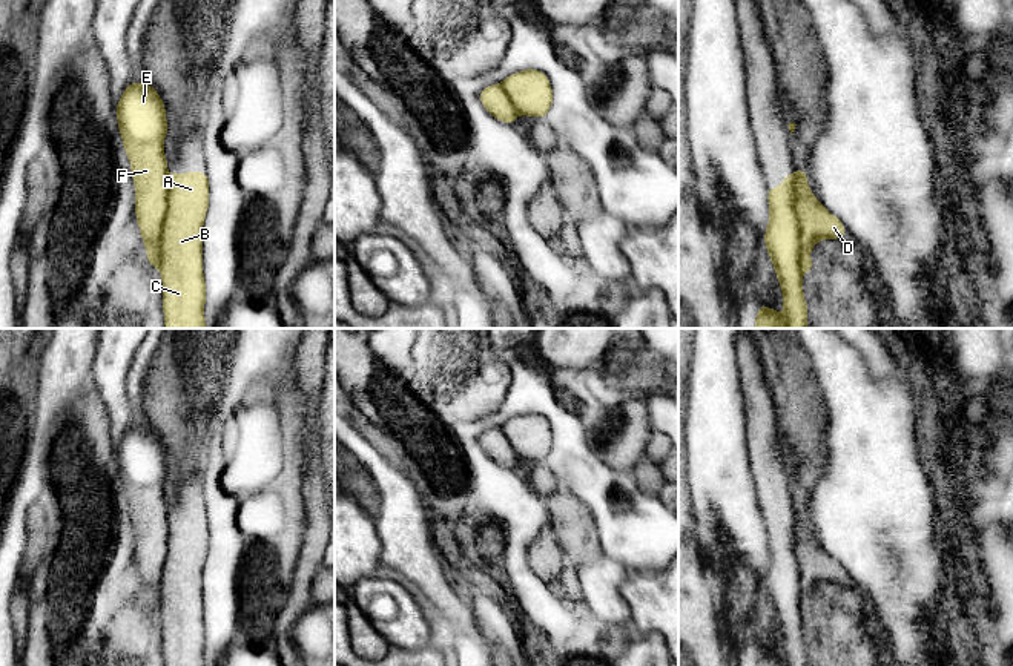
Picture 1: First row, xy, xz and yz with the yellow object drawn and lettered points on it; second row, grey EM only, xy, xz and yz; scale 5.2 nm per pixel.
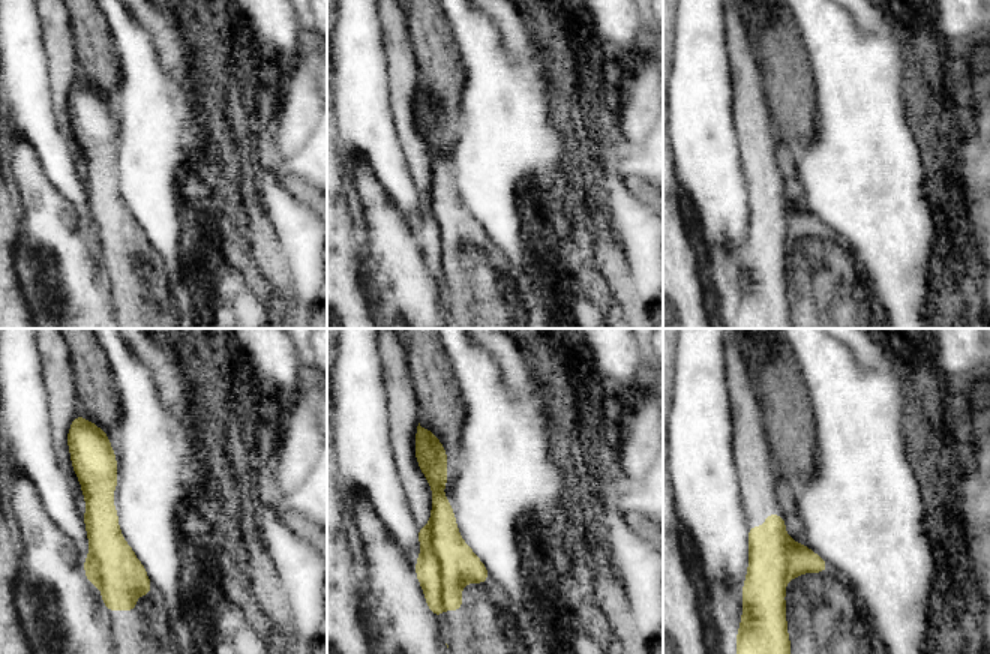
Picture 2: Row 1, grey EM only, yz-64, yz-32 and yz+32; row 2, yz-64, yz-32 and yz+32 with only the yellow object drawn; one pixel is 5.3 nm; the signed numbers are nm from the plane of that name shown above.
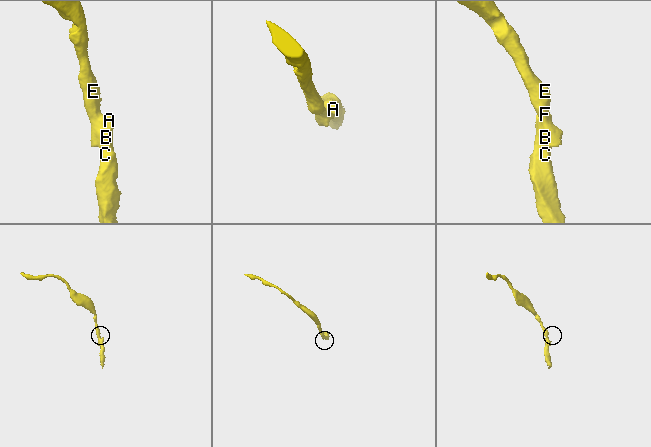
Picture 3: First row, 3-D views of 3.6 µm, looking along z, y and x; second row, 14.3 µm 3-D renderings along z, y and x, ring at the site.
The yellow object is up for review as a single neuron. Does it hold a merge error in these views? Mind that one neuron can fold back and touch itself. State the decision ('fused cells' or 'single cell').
fused cells

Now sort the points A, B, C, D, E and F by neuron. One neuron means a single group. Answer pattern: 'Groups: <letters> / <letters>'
Groups: A B C / D E F

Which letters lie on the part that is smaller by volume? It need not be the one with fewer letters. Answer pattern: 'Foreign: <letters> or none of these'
Foreign: A, B, C

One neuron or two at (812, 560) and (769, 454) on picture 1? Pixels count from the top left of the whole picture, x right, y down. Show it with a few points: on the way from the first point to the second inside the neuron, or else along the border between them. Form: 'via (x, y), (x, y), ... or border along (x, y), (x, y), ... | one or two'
border along (794, 510), (795, 517) | two

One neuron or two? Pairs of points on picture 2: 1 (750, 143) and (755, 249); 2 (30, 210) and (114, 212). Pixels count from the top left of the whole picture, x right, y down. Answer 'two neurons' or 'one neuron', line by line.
1: one neuron
2: two neurons

